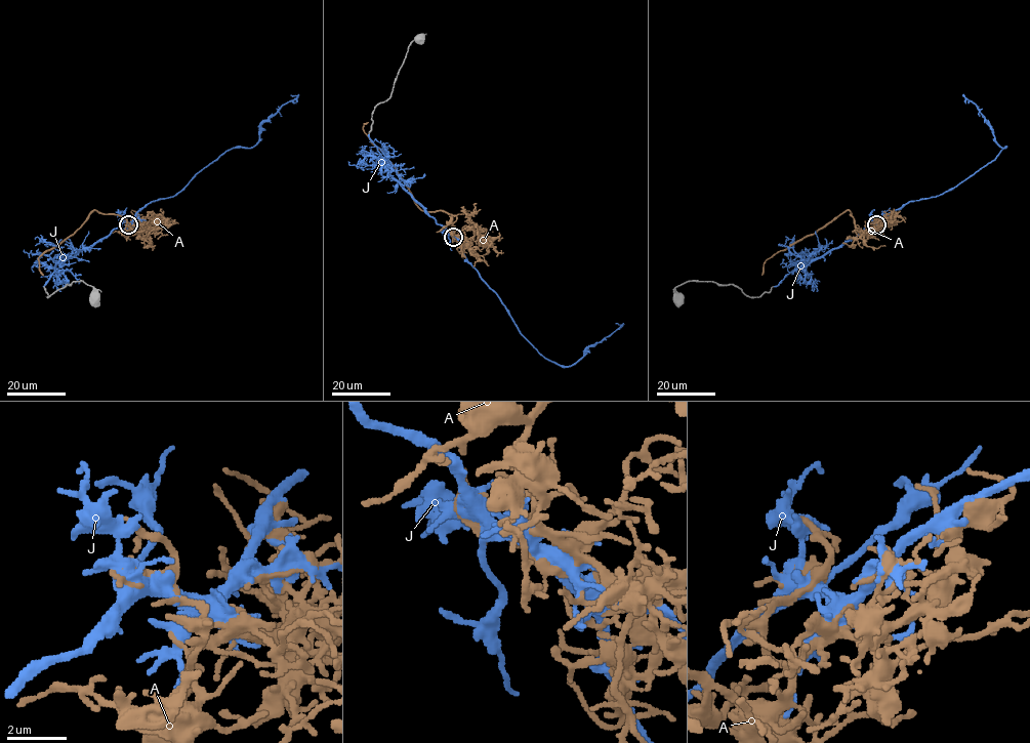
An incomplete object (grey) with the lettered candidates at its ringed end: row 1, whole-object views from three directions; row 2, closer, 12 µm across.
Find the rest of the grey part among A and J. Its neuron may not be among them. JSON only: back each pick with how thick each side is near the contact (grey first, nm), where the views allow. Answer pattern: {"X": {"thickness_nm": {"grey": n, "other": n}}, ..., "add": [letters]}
{"J": {"thickness_nm": {"grey": 50, "other": 480}}, "add": ["J"]}

